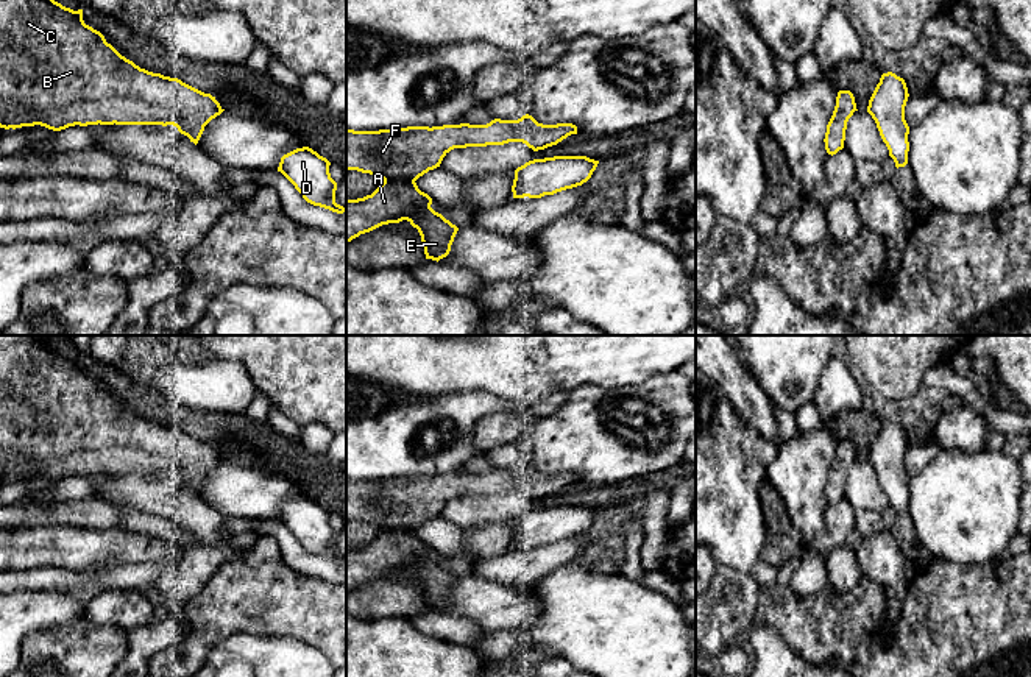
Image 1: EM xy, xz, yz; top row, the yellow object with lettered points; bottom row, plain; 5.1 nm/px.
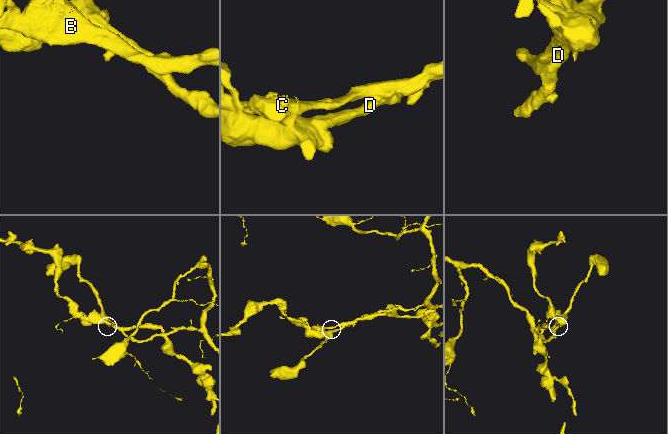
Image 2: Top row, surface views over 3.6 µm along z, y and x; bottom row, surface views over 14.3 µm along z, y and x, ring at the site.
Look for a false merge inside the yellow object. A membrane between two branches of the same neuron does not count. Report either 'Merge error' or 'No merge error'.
Merge error

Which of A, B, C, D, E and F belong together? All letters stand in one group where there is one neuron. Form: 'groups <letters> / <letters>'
groups A D E / B C F

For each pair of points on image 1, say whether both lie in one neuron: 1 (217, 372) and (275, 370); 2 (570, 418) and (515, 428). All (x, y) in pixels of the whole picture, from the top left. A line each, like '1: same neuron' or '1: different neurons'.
1: different neurons
2: different neurons

